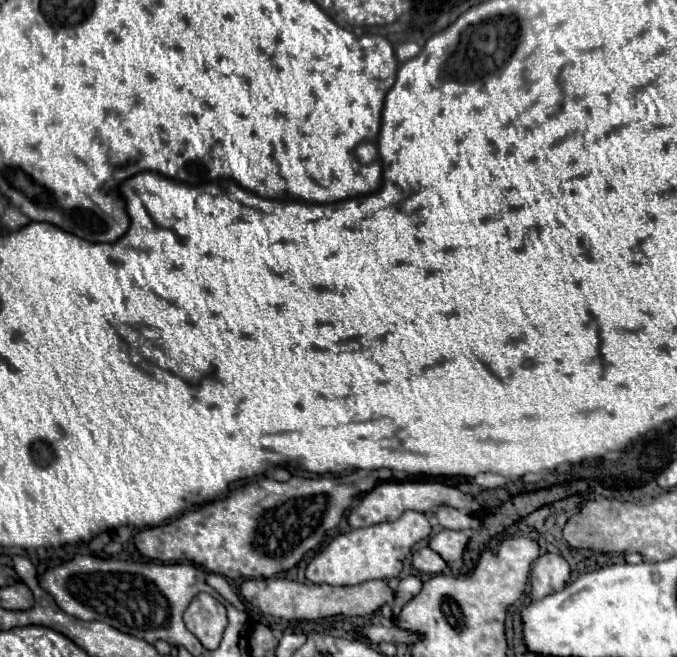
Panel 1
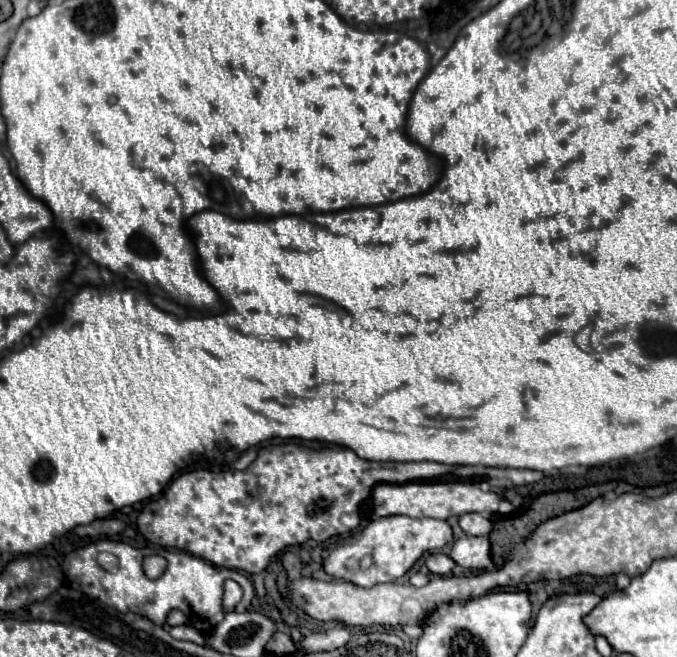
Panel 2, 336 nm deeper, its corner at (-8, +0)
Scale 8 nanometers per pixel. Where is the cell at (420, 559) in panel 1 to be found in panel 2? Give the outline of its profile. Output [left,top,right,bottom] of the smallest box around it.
[426,552,456,576]

